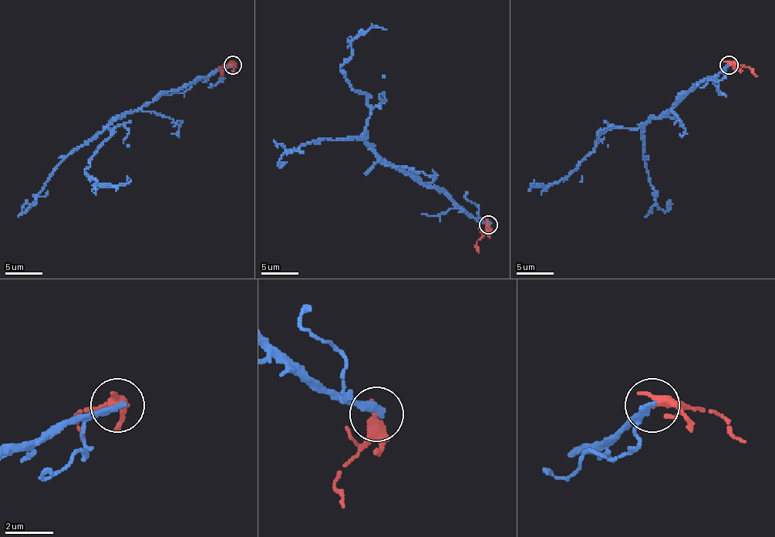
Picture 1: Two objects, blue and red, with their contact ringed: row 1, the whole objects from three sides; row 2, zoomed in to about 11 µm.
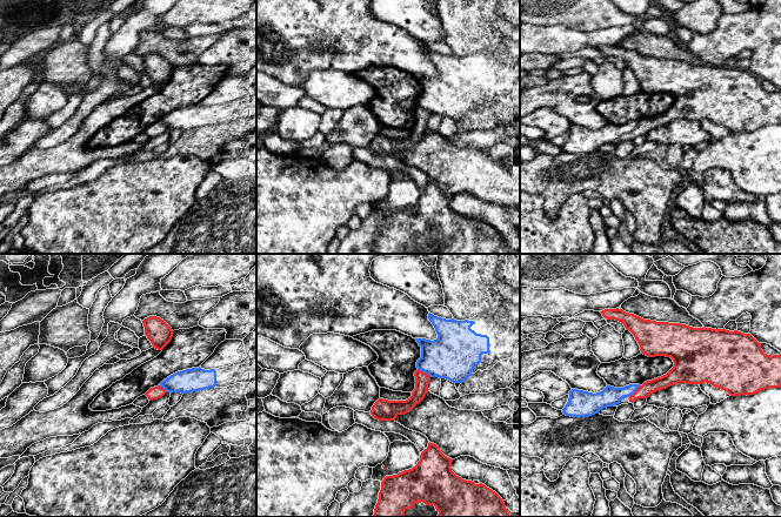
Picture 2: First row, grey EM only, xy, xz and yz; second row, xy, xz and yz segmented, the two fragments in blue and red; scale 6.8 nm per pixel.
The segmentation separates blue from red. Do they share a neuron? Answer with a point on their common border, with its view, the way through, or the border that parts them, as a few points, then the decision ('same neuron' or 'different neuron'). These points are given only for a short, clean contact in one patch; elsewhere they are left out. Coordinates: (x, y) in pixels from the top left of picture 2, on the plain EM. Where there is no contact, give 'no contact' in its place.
meets blue in xz at (425, 108); border along xz (418, 105), (431, 113); different neuron

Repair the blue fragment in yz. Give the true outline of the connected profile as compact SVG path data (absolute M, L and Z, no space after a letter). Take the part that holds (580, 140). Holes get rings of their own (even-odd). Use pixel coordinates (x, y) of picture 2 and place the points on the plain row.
M629 121L623 125L607 122L602 128L593 130L583 127L572 126L563 152L570 154L589 154L607 143L620 140L625 134L633 132L640 121Z

